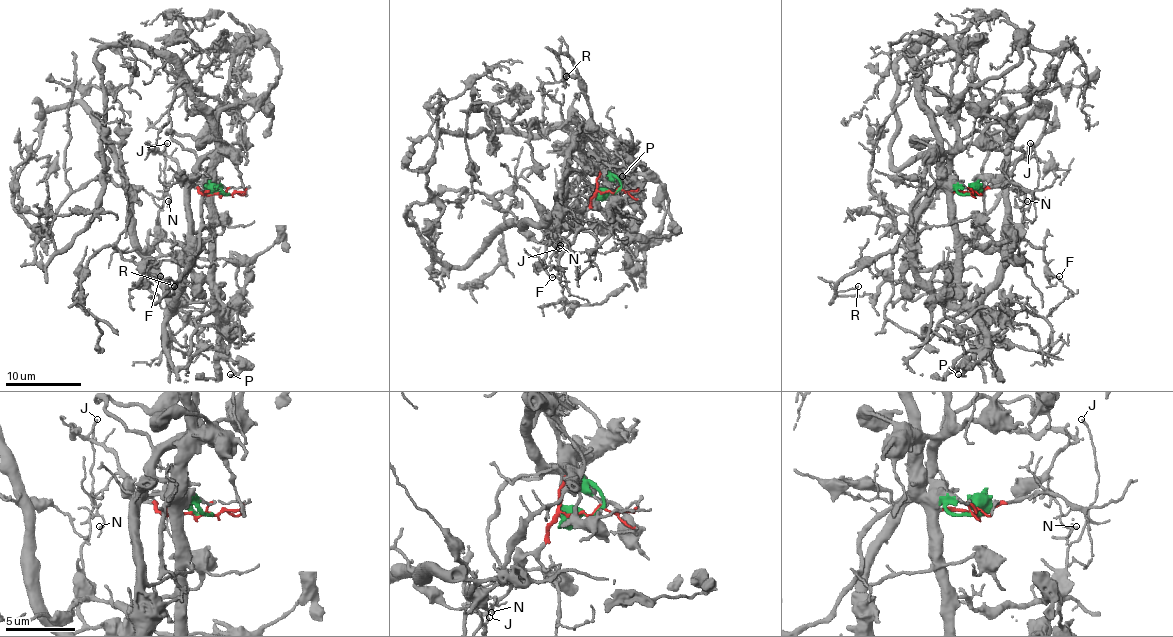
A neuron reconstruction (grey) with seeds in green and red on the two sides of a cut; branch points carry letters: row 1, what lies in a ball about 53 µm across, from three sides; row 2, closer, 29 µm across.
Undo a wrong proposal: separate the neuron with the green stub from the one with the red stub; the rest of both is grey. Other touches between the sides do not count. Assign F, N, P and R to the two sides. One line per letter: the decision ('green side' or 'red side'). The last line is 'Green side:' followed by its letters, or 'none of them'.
F: red side
N: red side
P: green side
R: red side
Green side: P

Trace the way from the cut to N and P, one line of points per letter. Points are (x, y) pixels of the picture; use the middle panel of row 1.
N: (610, 192), (595, 194), (569, 230), (558, 234), (561, 236), (559, 245)
P: (610, 192), (620, 183), (582, 155), (582, 132), (558, 196), (575, 170), (612, 196), (631, 192), (622, 175)

